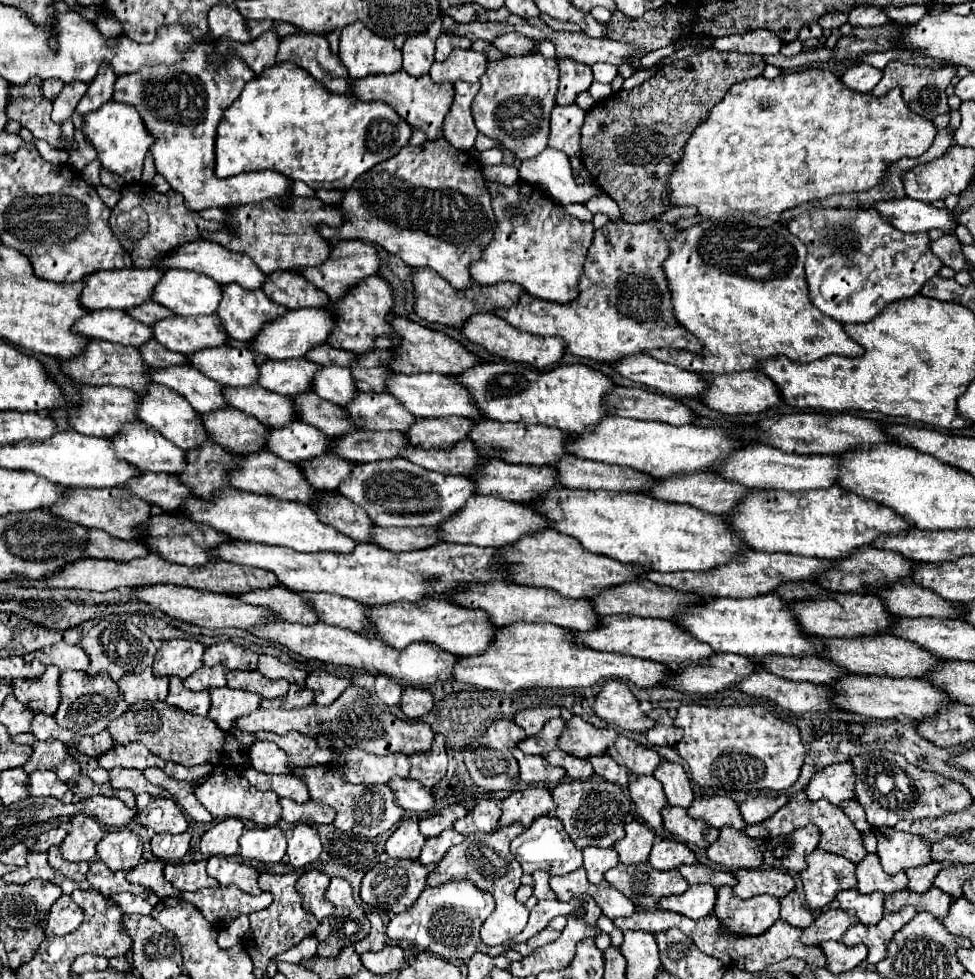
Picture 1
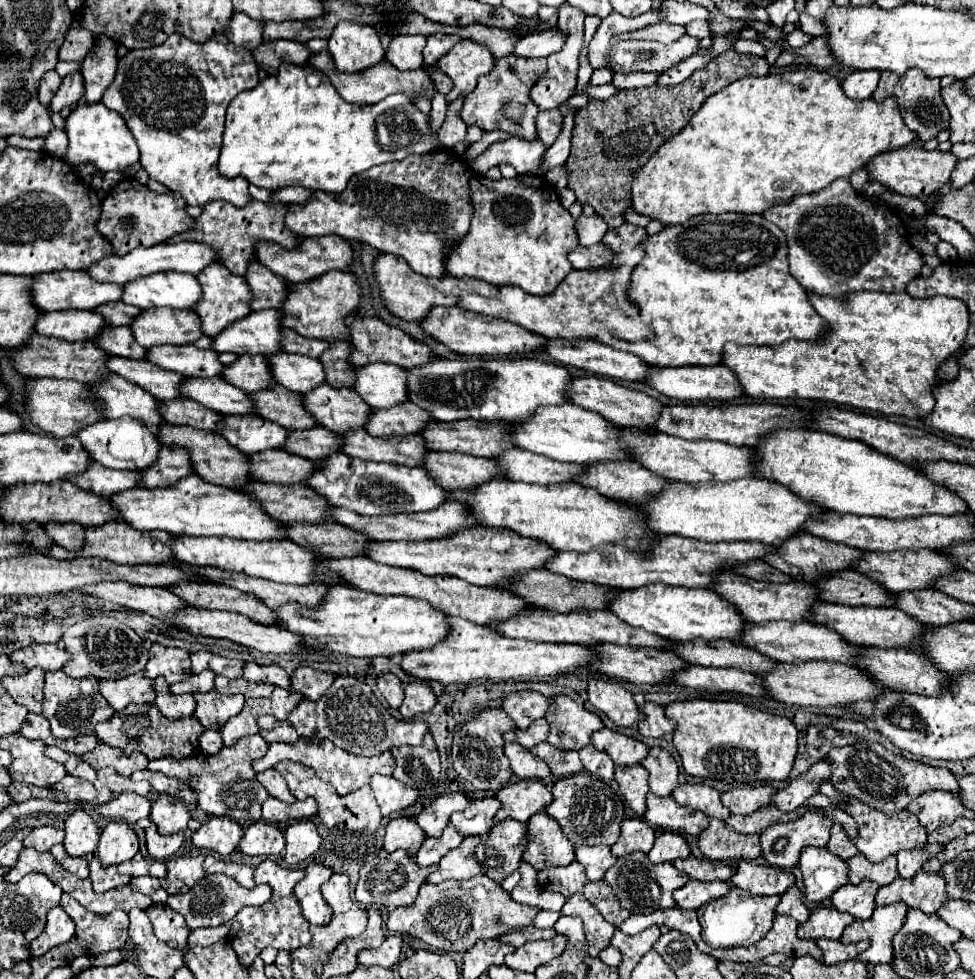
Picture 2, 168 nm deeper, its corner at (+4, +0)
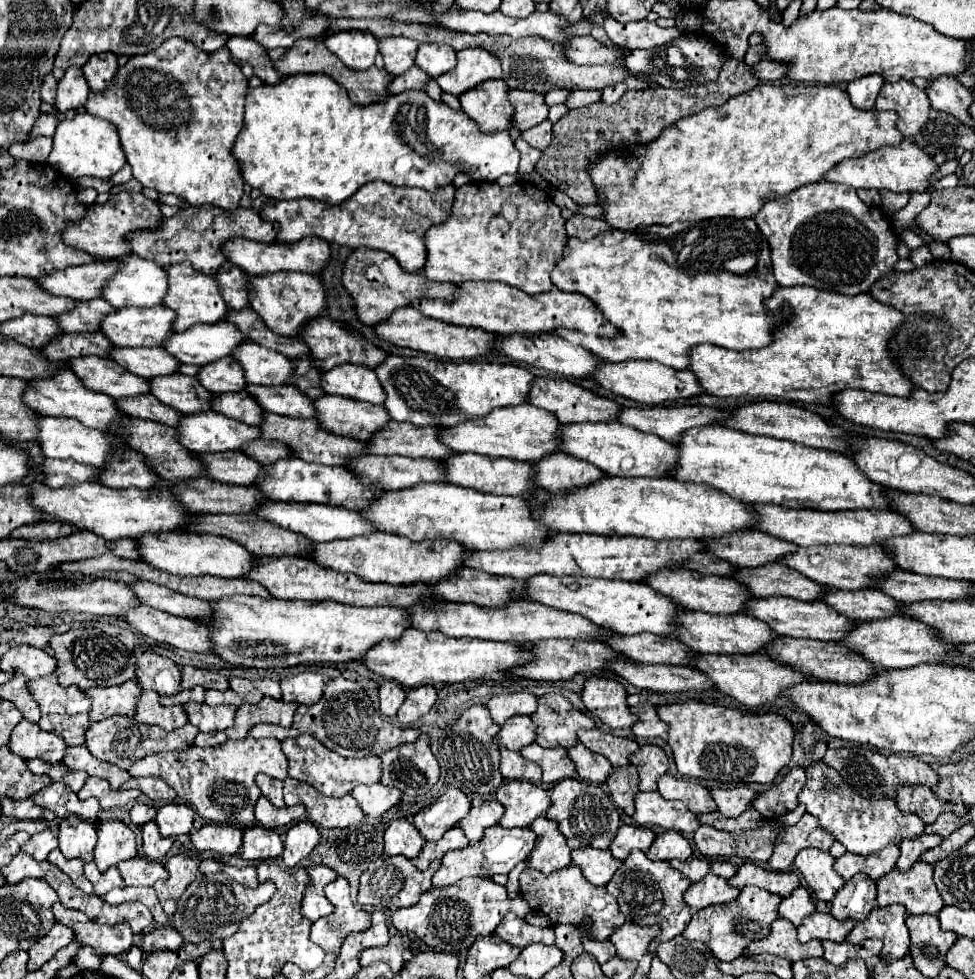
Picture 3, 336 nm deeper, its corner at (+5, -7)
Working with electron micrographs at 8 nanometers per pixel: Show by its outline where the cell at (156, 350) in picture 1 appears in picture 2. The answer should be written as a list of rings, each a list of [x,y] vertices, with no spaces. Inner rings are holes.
[[[105,326],[95,338],[91,338],[95,346],[107,350],[111,356],[123,356],[123,358],[133,358],[133,360],[143,360],[145,358],[145,348],[137,346],[135,338],[131,336],[129,326]]]

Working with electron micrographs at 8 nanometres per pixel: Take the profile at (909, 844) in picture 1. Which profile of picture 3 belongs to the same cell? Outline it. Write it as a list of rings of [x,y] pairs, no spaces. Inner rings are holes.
[[[822,761],[812,763],[806,769],[808,781],[798,795],[798,801],[806,805],[806,811],[820,819],[820,825],[834,835],[836,841],[840,841],[850,853],[868,857],[892,843],[900,843],[904,839],[916,839],[924,833],[924,823],[918,815],[902,813],[894,799],[890,801],[866,801],[864,797],[858,797],[840,777],[836,769],[830,769]]]

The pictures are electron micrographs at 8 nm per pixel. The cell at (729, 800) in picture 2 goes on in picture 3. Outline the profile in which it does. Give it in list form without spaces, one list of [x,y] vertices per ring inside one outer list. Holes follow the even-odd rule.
[[[736,787],[736,789],[712,789],[712,799],[718,805],[718,811],[724,817],[740,817],[758,795],[750,787]]]

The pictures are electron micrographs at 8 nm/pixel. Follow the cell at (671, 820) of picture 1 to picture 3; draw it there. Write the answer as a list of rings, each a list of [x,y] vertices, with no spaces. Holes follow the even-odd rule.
[[[658,791],[638,793],[634,821],[642,827],[678,833],[694,833],[700,827],[698,817],[682,801],[668,801]]]

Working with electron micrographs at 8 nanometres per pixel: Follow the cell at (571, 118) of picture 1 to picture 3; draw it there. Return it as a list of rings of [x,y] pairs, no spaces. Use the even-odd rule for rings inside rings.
[[[546,119],[546,121],[542,121],[540,125],[534,125],[534,127],[530,127],[528,131],[524,131],[520,137],[522,137],[528,145],[544,151],[544,149],[550,145],[550,141],[552,141],[552,121]]]

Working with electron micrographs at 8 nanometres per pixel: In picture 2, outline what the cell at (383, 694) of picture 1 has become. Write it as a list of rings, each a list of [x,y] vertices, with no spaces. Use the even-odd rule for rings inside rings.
[[[381,674],[377,678],[377,686],[381,690],[381,694],[385,696],[385,700],[389,702],[391,708],[399,708],[403,702],[403,682],[395,676],[395,674]]]

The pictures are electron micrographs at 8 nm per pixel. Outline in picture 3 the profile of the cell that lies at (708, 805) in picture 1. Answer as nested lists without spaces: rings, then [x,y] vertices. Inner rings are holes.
[[[666,775],[666,777],[658,779],[658,793],[664,799],[680,799],[680,801],[684,801],[684,805],[696,815],[716,811],[714,799],[710,797],[710,791],[706,787],[698,785],[696,781],[676,779],[672,775]]]

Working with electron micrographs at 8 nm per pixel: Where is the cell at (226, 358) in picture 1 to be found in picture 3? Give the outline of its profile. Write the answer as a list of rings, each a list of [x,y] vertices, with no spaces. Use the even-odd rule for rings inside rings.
[[[118,349],[110,351],[110,359],[118,361],[130,373],[152,379],[160,375],[174,375],[180,367],[180,361],[164,349]]]

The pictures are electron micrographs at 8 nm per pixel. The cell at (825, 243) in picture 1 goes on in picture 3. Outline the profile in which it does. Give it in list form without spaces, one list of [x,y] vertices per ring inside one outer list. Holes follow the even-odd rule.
[[[820,181],[796,189],[794,193],[790,193],[790,197],[768,201],[758,213],[756,225],[770,241],[774,277],[782,287],[810,285],[816,289],[836,291],[842,295],[868,293],[872,285],[884,275],[888,275],[894,269],[894,263],[898,263],[898,253],[896,253],[898,239],[894,235],[892,223],[884,217],[884,213],[878,207],[860,201],[856,189],[850,185]]]

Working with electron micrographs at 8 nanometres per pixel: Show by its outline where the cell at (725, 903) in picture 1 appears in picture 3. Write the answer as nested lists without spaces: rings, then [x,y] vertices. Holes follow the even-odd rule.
[[[744,887],[732,903],[712,905],[712,907],[706,907],[706,909],[694,913],[686,931],[682,933],[682,937],[702,941],[712,951],[712,955],[720,961],[732,961],[744,953],[744,949],[750,941],[754,941],[760,935],[766,937],[770,933],[770,925],[778,917],[776,907],[780,905],[780,901],[782,899],[770,891],[762,891],[758,887]],[[748,923],[756,923],[760,929],[748,931]],[[724,929],[730,929],[730,931],[724,931]]]

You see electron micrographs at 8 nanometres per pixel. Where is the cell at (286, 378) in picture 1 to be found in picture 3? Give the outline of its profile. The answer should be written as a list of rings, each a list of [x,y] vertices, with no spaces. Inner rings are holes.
[[[222,357],[210,365],[204,365],[198,373],[198,379],[202,381],[202,385],[206,389],[210,389],[212,393],[238,393],[242,389],[246,389],[248,381],[244,377],[244,369],[242,365],[232,359],[232,357]]]

